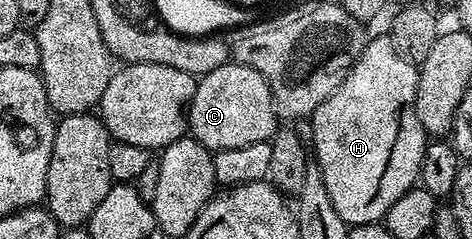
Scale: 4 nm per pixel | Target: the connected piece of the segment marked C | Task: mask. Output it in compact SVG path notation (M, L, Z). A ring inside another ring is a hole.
M231 61L195 82L188 108L188 131L211 153L269 141L279 127L274 98L256 69Z

